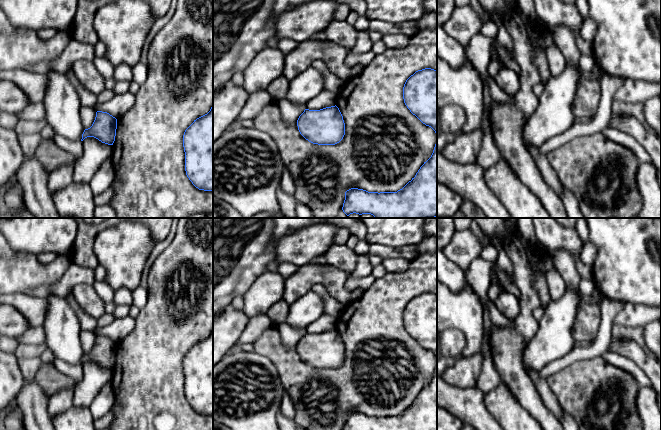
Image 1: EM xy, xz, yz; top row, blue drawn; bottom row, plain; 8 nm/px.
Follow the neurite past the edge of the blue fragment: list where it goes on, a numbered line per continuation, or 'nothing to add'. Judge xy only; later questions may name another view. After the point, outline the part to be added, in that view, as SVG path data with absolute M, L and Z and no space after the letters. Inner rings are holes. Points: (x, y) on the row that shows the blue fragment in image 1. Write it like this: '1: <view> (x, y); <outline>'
nothing to add

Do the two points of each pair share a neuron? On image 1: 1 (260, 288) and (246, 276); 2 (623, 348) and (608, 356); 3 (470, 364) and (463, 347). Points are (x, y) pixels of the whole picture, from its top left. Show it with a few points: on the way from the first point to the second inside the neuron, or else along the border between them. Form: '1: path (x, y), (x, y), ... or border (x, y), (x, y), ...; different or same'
1: border (267, 270), (262, 272), (242, 295); different
2: border (608, 349), (628, 357), (636, 365); different
3: border (480, 352), (460, 357), (447, 369); different

